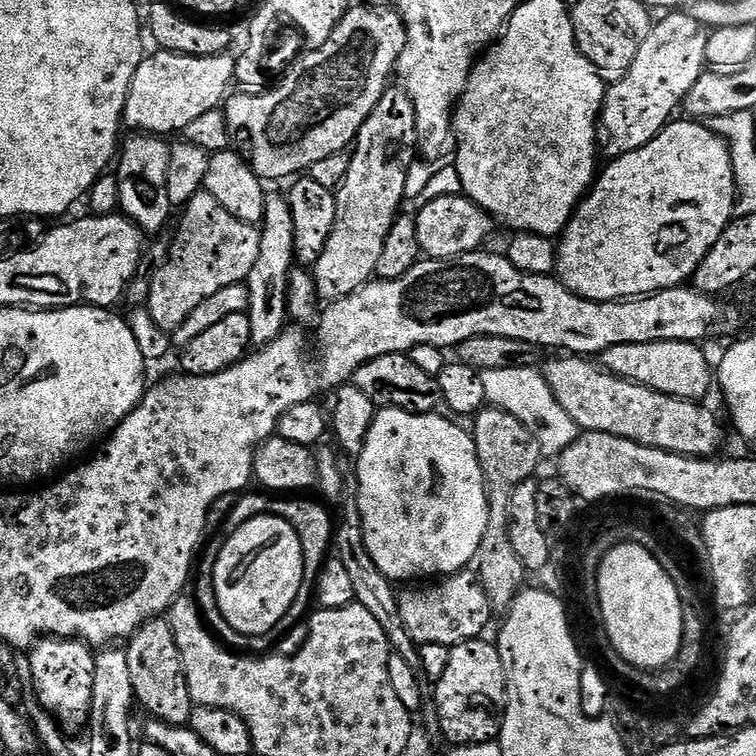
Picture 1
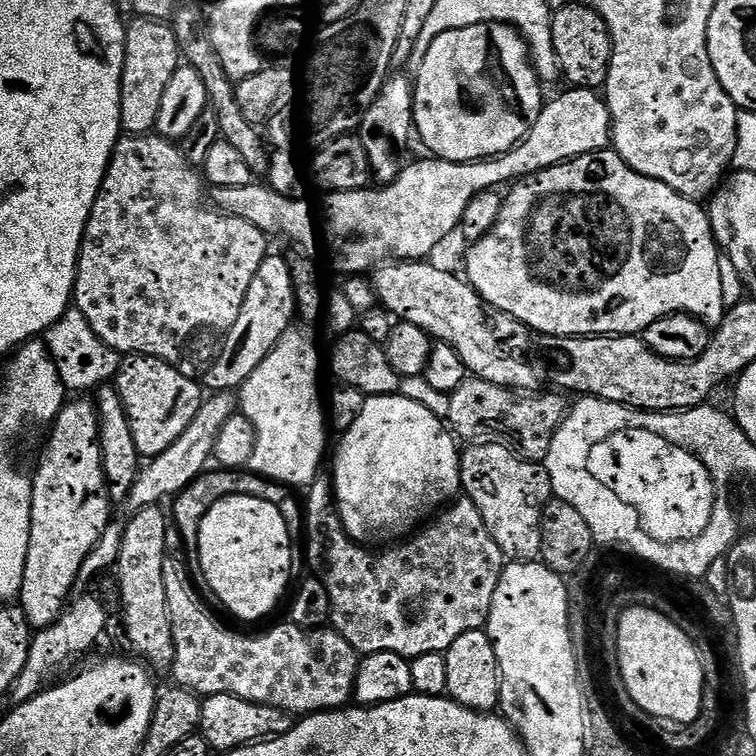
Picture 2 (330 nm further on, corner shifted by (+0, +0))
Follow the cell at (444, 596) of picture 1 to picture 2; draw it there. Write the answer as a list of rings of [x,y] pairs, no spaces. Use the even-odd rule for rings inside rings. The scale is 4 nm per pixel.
[[[324,474],[317,476],[313,484],[307,485],[307,492],[308,497],[302,500],[302,511],[304,513],[306,537],[308,536],[308,564],[316,571],[313,573],[326,586],[326,594],[330,594],[330,606],[332,607],[331,627],[339,636],[346,638],[346,642],[350,642],[350,646],[358,654],[369,656],[375,652],[393,652],[399,656],[411,658],[422,654],[434,654],[435,652],[445,653],[450,646],[454,646],[457,638],[462,638],[462,634],[466,634],[470,630],[481,630],[487,625],[490,606],[494,602],[494,590],[498,590],[498,582],[502,578],[506,567],[506,557],[504,551],[498,546],[498,542],[494,542],[494,538],[490,538],[490,530],[486,530],[486,522],[482,522],[482,513],[478,511],[478,506],[474,506],[472,500],[467,498],[457,499],[451,506],[445,507],[431,523],[421,527],[411,538],[389,547],[384,550],[389,550],[389,552],[384,552],[381,556],[371,556],[368,553],[371,551],[365,545],[348,537],[348,532],[344,528],[343,522],[340,521],[340,511],[336,509],[336,497],[331,479]]]

